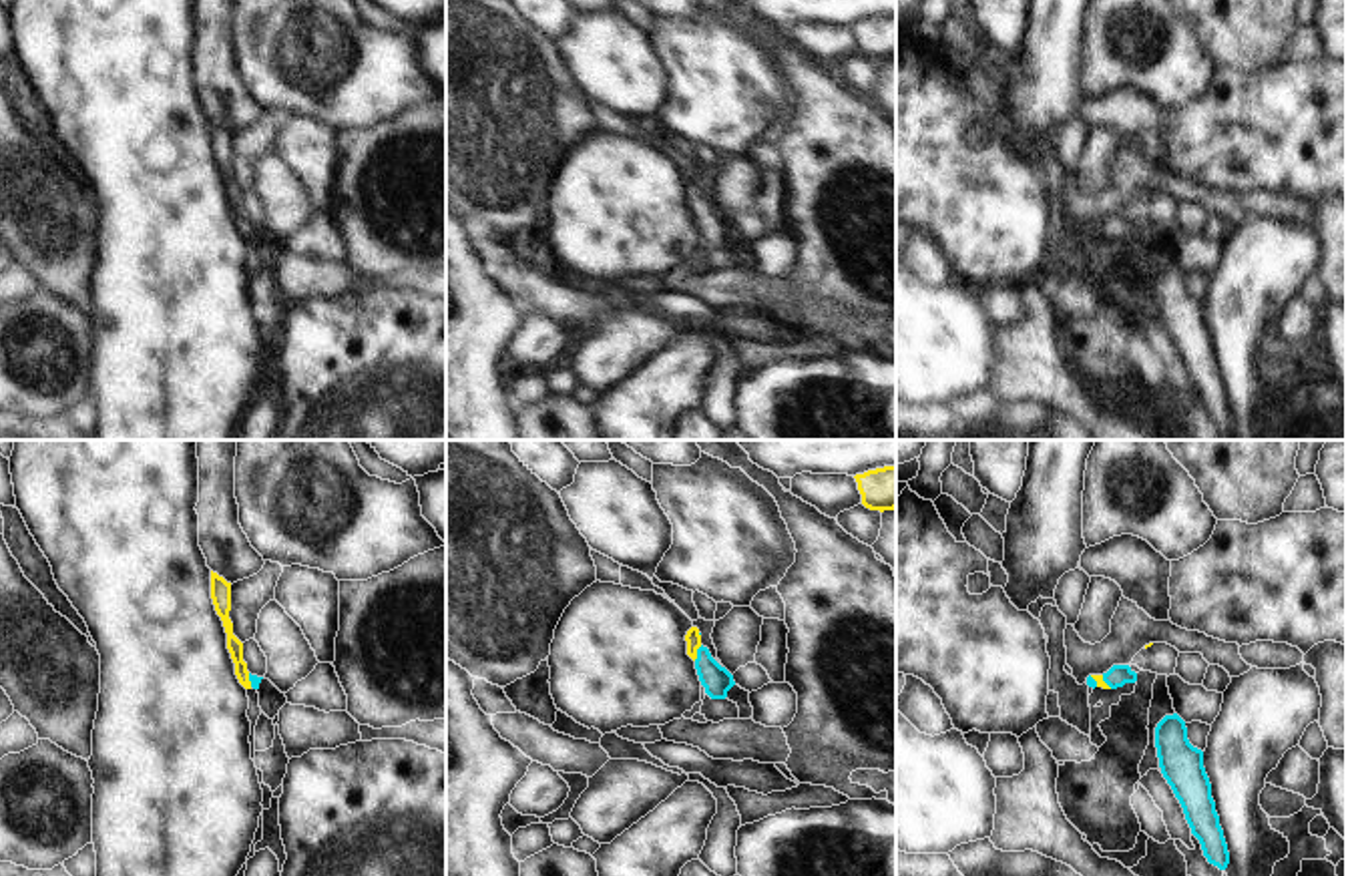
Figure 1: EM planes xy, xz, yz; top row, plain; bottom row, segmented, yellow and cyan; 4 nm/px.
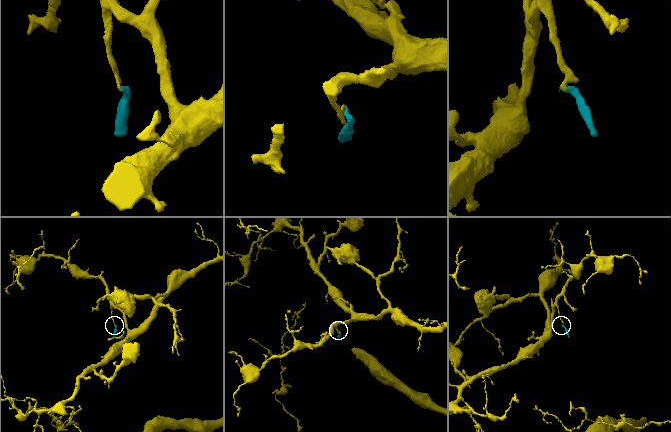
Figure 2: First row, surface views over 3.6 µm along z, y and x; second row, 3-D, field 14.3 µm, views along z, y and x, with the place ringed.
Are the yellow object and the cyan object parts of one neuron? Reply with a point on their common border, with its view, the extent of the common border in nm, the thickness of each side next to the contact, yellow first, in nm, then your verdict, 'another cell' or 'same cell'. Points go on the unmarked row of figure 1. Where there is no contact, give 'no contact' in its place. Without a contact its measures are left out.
xz (696, 203) | 70 nm | 60/120 nm | same cell

